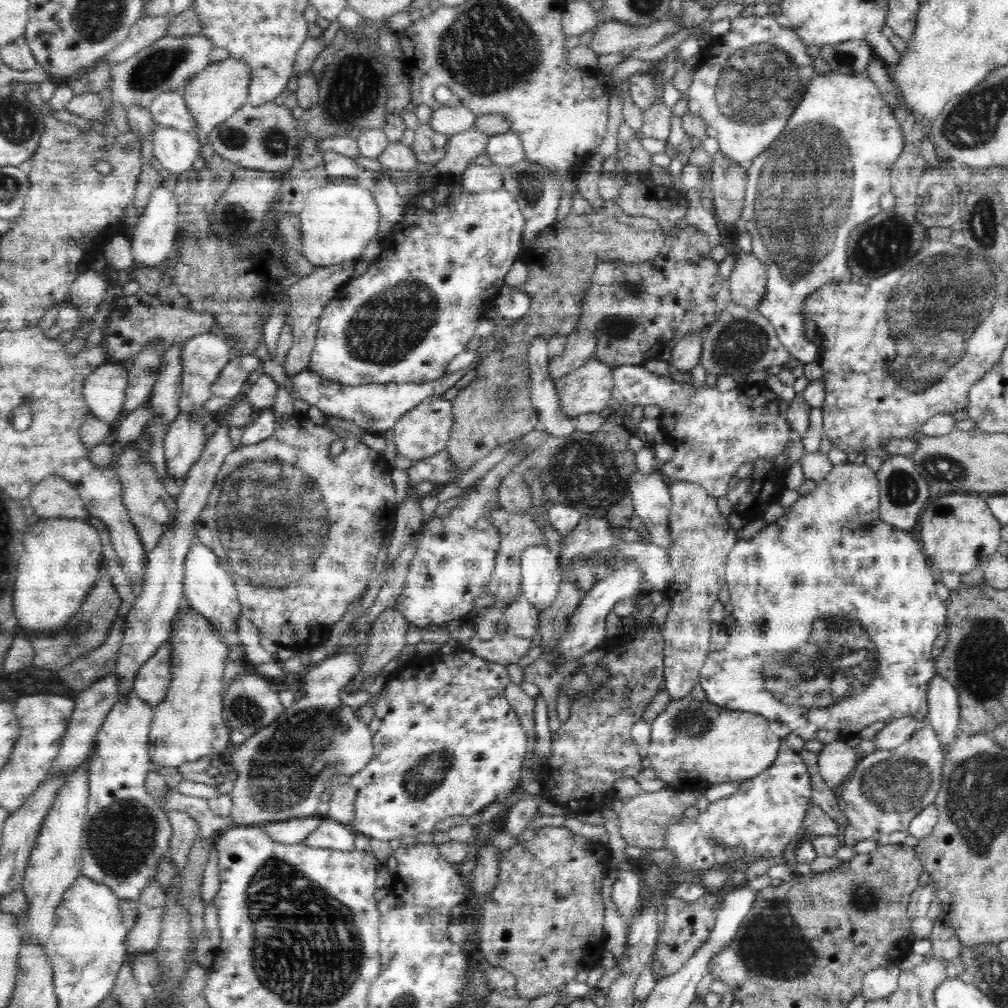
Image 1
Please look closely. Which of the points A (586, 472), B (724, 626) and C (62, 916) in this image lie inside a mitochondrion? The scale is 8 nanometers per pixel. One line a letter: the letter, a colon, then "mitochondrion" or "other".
A: mitochondrion
B: other
C: other

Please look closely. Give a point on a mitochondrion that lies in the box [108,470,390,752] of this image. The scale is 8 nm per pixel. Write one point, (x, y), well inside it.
(245, 709)

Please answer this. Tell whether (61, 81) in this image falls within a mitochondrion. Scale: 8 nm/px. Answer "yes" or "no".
no

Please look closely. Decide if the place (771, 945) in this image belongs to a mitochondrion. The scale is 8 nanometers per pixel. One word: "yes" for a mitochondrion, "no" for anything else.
yes

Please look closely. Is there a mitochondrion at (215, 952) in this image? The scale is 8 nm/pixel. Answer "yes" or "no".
no

